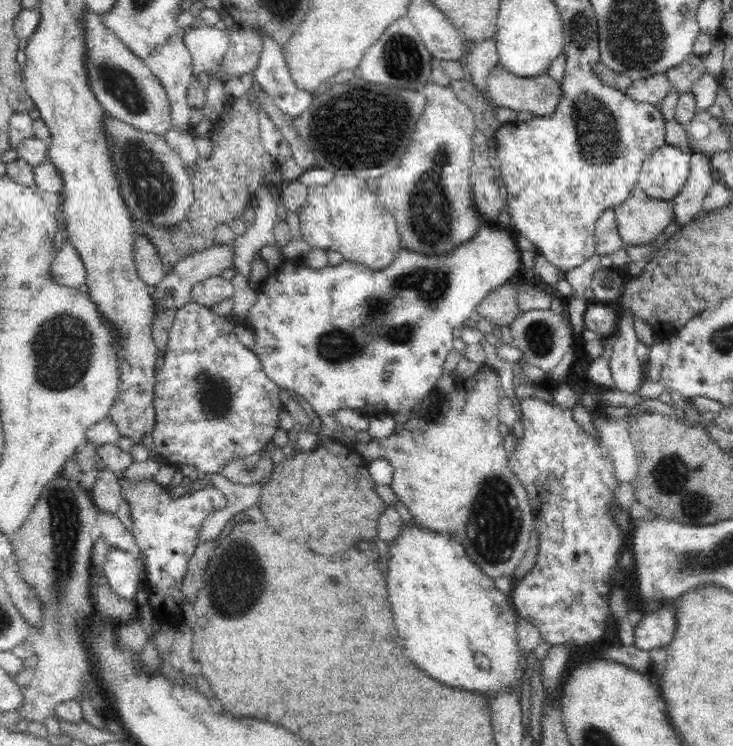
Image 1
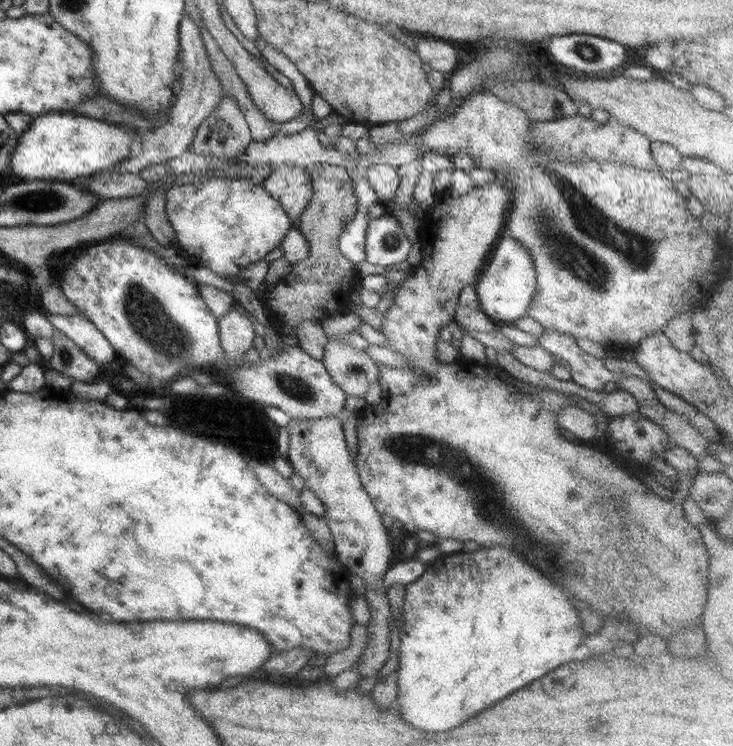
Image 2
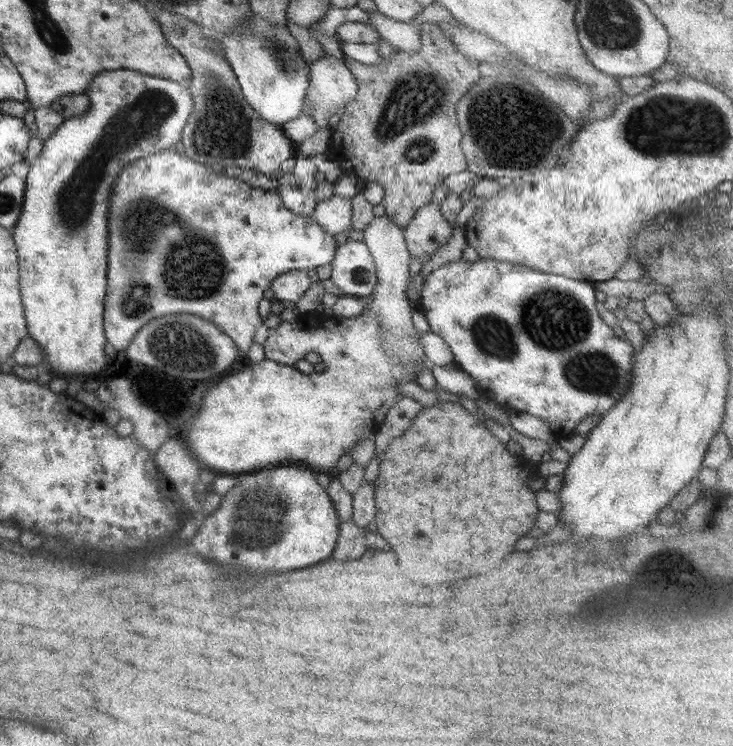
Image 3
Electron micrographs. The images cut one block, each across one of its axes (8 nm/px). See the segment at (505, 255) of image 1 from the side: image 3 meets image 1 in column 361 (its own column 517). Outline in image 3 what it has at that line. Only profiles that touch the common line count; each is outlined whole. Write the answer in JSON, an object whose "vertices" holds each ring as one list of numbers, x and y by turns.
{"vertices":[[480,259,477,262,460,260,446,263,444,267,434,270,427,278,421,295,418,307,428,320,431,332,443,338,450,347,453,364,458,364,464,372,472,376,483,395,504,406,507,411,518,410,518,412,541,418,556,435,569,436,574,433,576,425,580,424,584,418,608,412,612,406,620,402,624,393,632,386,635,349,627,340,617,338,613,329,598,314,596,297,599,292,592,282,586,283,556,274,540,273,538,270,525,268,522,265,505,264,492,259]]}

